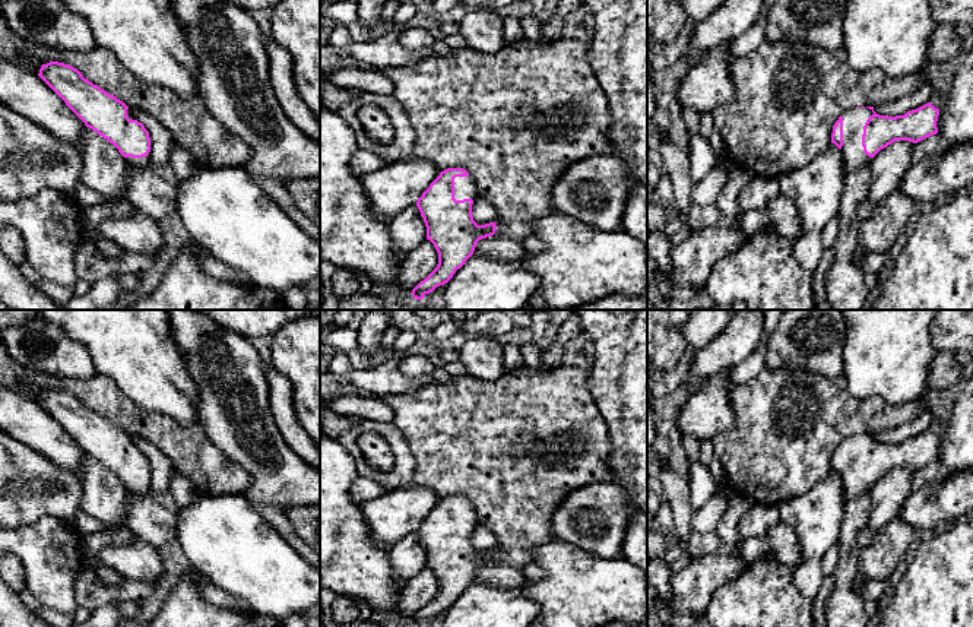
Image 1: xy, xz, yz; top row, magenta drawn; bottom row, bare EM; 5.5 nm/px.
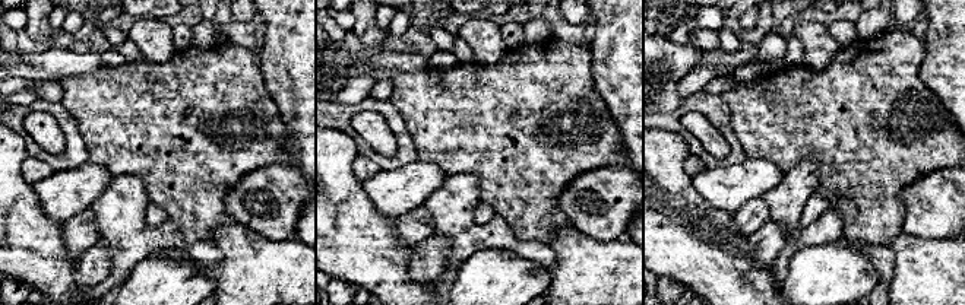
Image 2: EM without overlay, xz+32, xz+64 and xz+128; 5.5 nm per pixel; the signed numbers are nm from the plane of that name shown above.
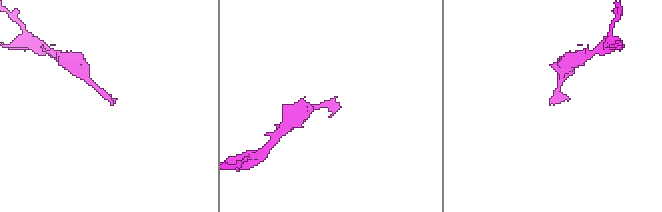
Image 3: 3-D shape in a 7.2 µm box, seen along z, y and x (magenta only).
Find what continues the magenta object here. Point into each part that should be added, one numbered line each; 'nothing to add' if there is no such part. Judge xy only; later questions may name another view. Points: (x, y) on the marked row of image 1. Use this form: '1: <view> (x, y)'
1: xy (140, 162)

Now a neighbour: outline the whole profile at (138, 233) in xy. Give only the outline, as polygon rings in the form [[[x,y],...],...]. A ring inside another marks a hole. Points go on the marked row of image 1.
[[[136,210],[130,216],[112,216],[104,221],[91,238],[108,238],[127,253],[155,256],[162,248],[162,235],[156,221]]]

